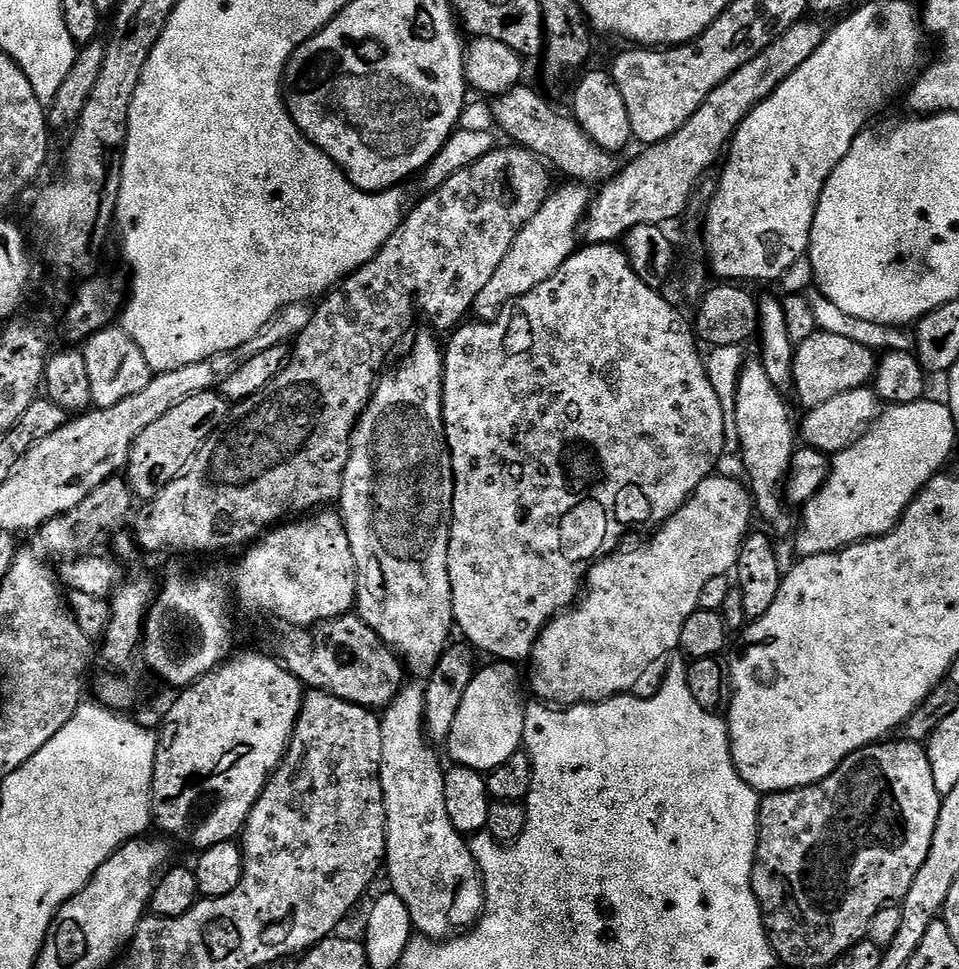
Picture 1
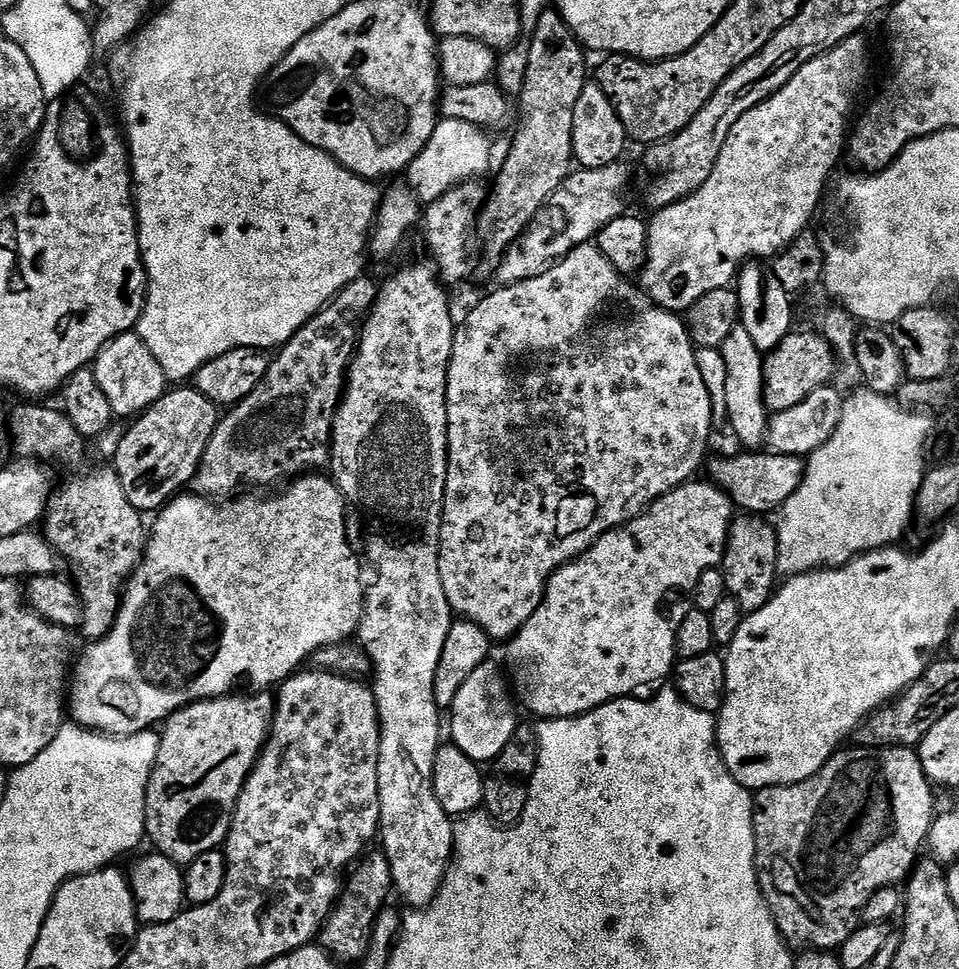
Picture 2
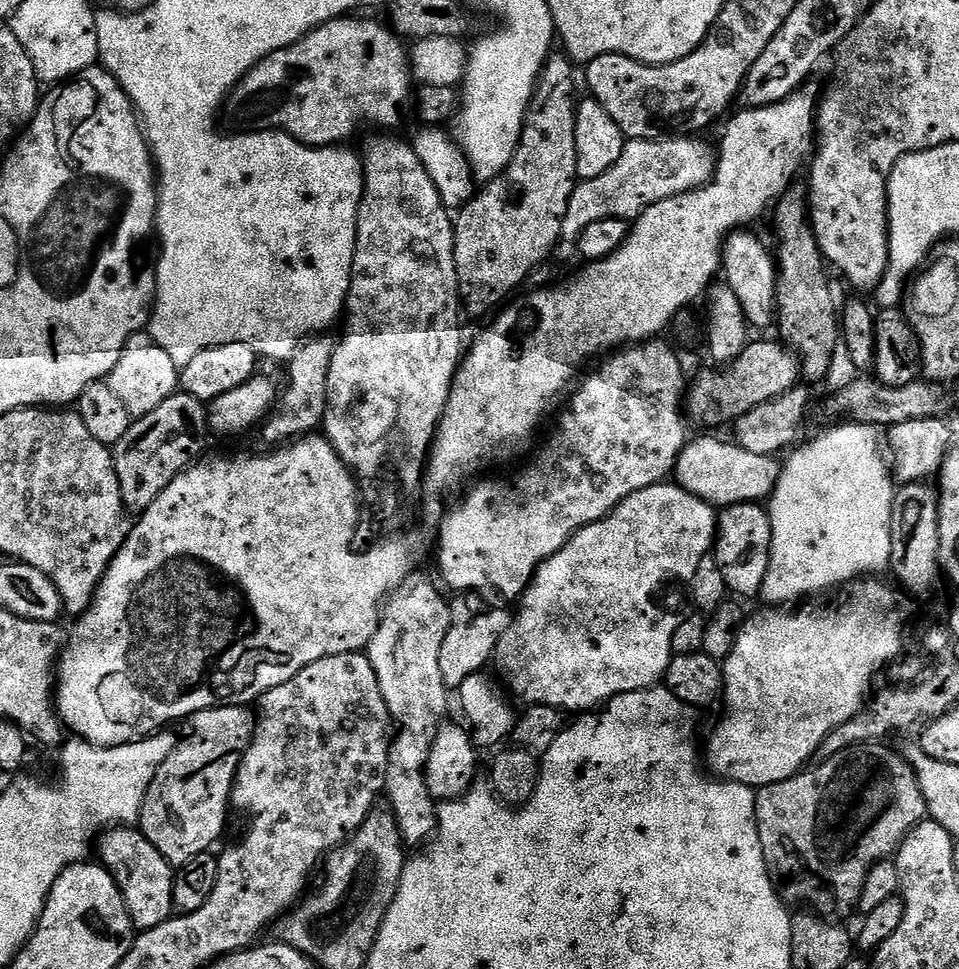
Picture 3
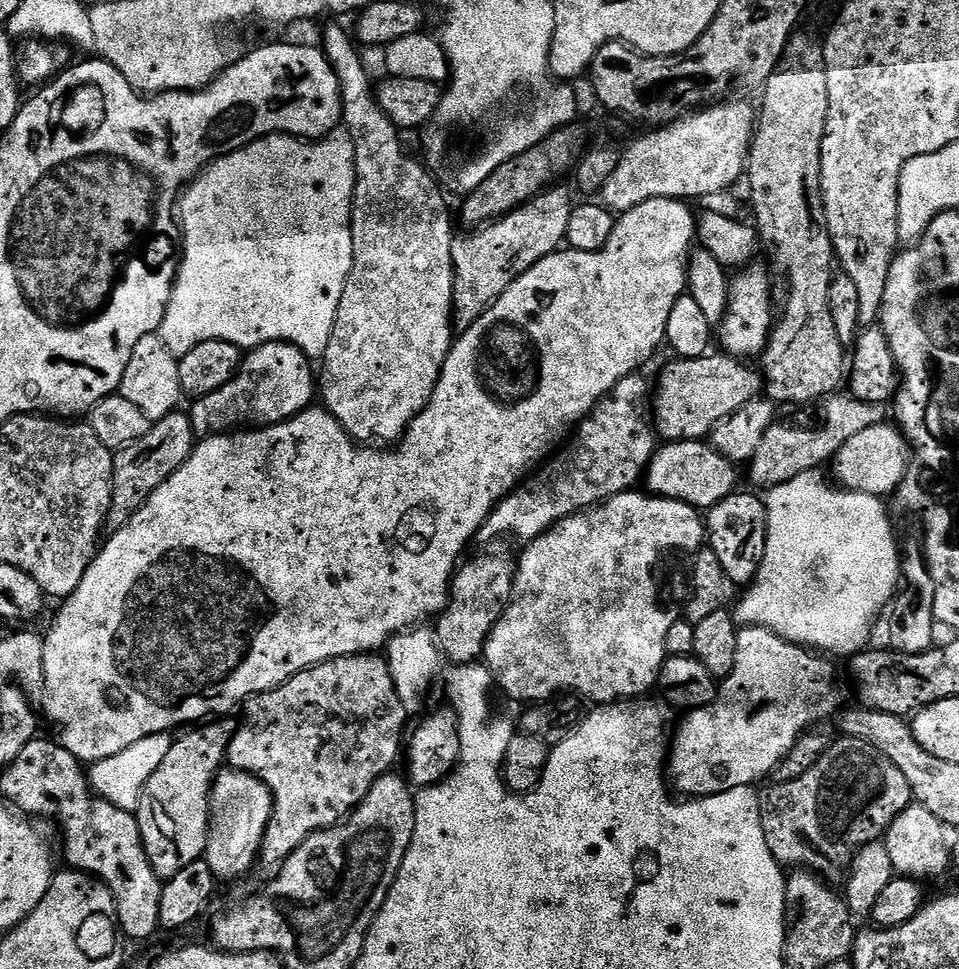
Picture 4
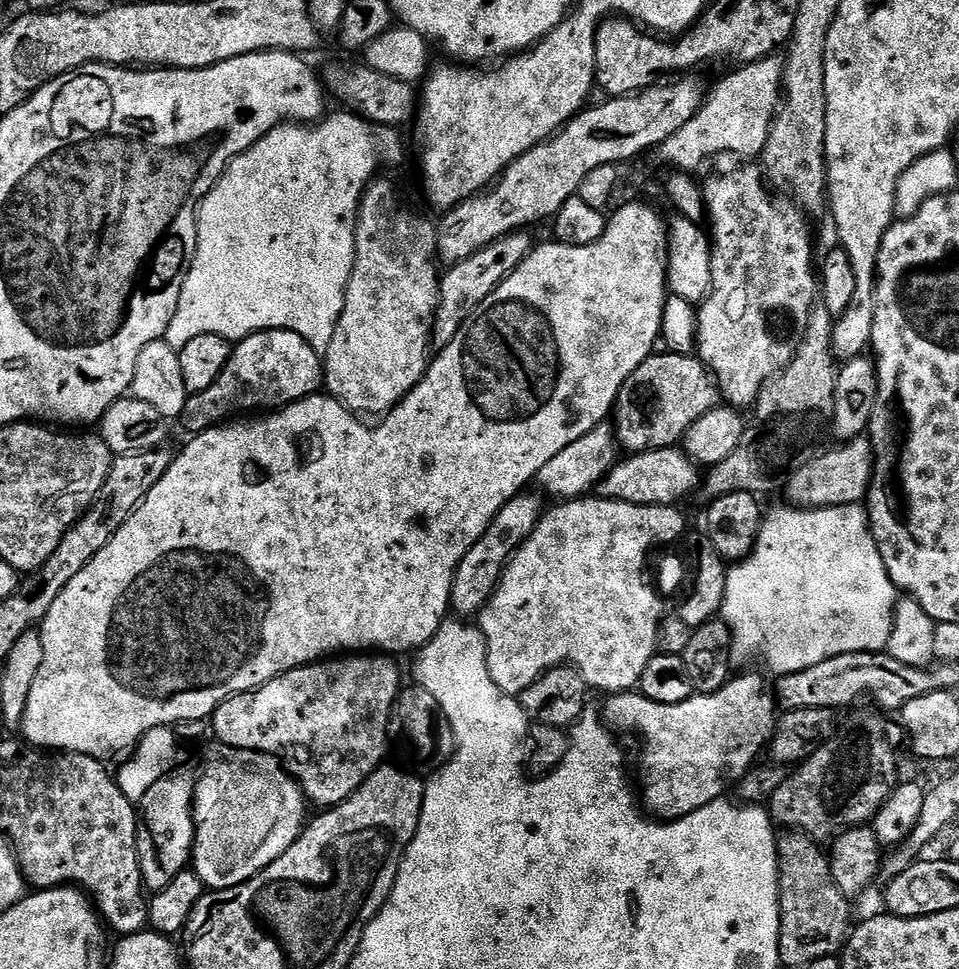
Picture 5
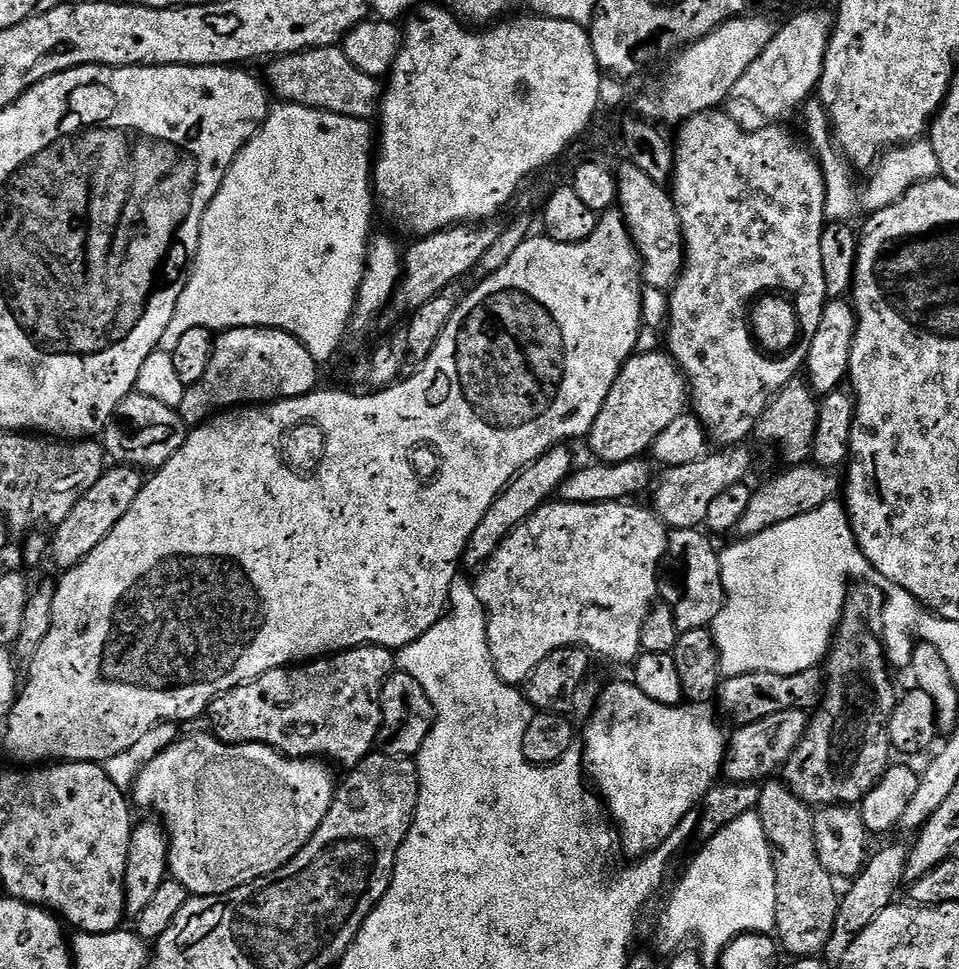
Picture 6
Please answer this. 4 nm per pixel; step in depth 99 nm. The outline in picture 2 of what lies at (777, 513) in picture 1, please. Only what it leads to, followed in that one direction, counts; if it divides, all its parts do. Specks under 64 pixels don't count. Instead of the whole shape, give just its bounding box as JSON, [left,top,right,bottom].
[722,326,770,449]

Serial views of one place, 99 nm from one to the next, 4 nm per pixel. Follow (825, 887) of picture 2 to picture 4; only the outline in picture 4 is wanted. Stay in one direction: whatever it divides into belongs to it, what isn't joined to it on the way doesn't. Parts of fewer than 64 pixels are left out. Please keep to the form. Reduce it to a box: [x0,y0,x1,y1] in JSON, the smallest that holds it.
[760,735,913,881]

